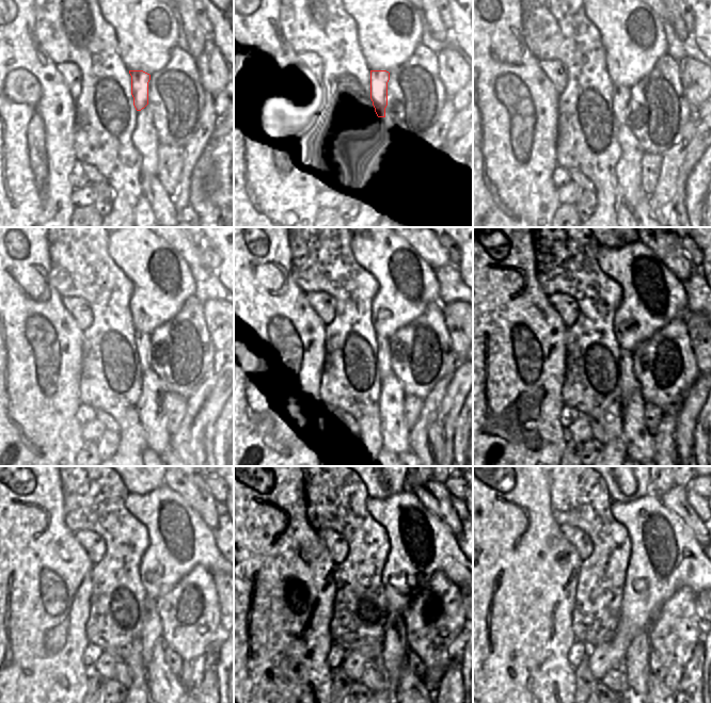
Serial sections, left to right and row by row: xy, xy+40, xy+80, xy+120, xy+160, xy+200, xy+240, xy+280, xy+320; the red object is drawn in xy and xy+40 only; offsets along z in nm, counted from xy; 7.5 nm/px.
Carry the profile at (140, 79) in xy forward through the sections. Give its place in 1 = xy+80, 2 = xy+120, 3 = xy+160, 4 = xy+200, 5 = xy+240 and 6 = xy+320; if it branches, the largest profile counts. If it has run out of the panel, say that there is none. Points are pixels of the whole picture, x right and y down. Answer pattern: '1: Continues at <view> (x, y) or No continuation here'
1: Continues at xy+80 (620, 95)
2: Continues at xy+120 (142, 339)
3: Continues at xy+160 (382, 344)
4: Continues at xy+200 (629, 384)
5: Continues at xy+240 (152, 629)
6: Continues at xy+320 (640, 646)

